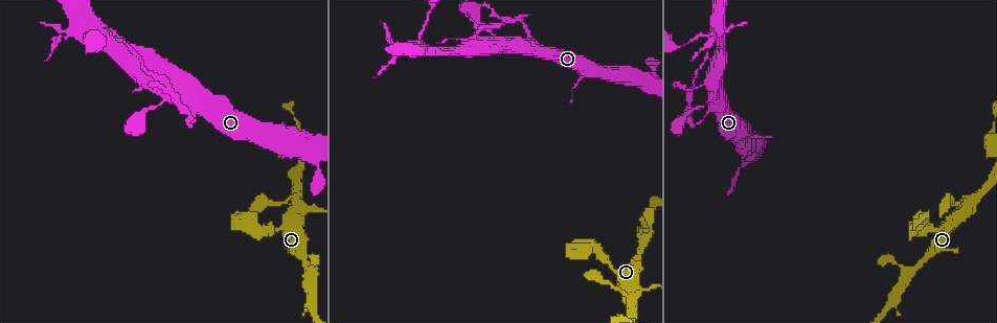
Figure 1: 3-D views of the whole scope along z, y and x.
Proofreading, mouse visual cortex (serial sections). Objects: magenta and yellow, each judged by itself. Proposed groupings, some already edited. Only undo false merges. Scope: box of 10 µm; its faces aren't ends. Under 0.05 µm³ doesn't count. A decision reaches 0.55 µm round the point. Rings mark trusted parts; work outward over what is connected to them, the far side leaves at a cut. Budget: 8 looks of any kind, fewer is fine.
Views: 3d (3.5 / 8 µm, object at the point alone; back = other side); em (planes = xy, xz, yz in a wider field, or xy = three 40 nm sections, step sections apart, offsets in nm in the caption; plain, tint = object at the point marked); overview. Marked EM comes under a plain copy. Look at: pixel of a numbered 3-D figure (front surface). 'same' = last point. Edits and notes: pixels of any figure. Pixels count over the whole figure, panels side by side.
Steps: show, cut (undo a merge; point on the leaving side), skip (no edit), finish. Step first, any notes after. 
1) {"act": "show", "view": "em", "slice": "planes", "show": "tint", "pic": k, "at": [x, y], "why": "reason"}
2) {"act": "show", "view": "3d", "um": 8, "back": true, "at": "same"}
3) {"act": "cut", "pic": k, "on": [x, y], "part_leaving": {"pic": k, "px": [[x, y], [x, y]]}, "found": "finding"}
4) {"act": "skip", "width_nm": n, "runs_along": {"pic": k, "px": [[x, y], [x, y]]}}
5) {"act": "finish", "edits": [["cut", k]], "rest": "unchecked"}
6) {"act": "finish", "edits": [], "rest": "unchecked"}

{"act": "show", "view": "3d", "um": 3.5, "pic": 1, "at": [192, 113], "why": "three arms meet"}

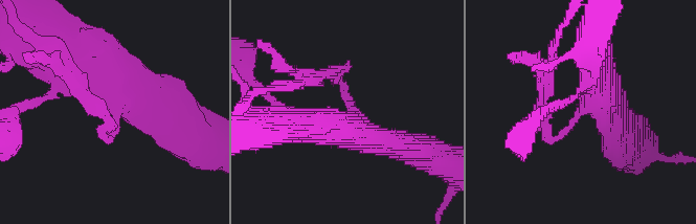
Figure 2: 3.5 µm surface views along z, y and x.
{"act": "show", "view": "em", "slice": "planes", "show": "tint", "pic": 2, "at": [348, 110], "arms": 3, "arm_widths_nm": [150, 450, 500], "why": "need the tissue"}

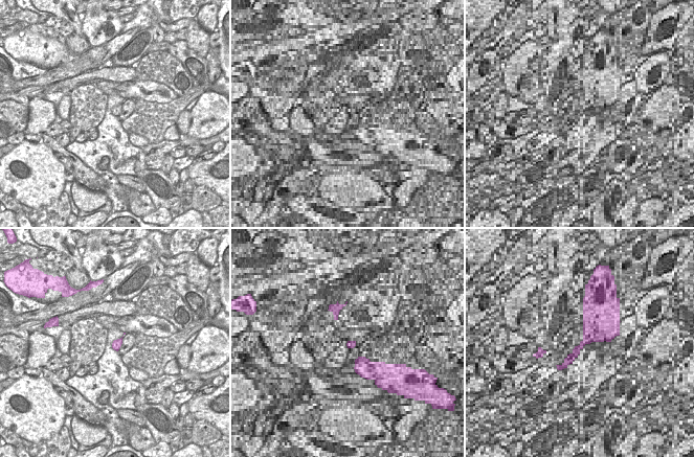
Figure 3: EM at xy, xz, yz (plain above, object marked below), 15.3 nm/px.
{"act": "cut", "pic": 2, "on": [271, 50], "found": "a second cell is stuck on"}

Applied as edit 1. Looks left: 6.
{"act": "show", "view": "3d", "um": 3.5, "back": true, "pic": 1, "at": [432, 50], "why": "sharp bend"}

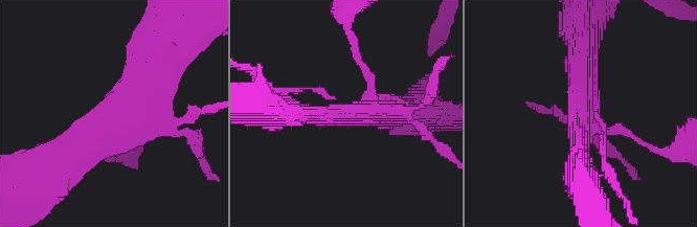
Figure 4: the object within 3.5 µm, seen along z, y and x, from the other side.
{"act": "show", "view": "em", "slice": "xy", "step": 1, "show": "tint", "pic": 4, "at": [119, 127], "why": "now the EM"}

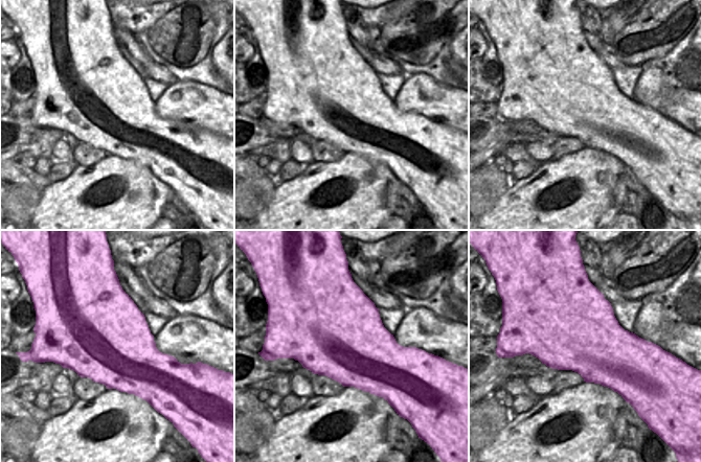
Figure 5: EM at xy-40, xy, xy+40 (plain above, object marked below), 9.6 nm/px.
{"act": "skip", "width_nm": 900, "runs_along": {"pic": 4, "px": [[61, 165], [119, 127], [157, 66]]}, "found": "continuous, no second cell"}

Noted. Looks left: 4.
{"act": "show", "view": "3d", "um": 3.5, "pic": 1, "at": [962, 211], "why": "thin neck"}

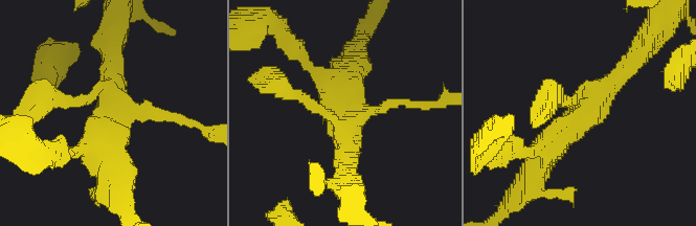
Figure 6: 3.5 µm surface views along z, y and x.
{"act": "show", "view": "em", "slice": "xy", "step": 5, "show": "tint", "pic": 6, "at": [581, 117], "arms": 4, "arm_widths_nm": [150, 150, 300, 450]}

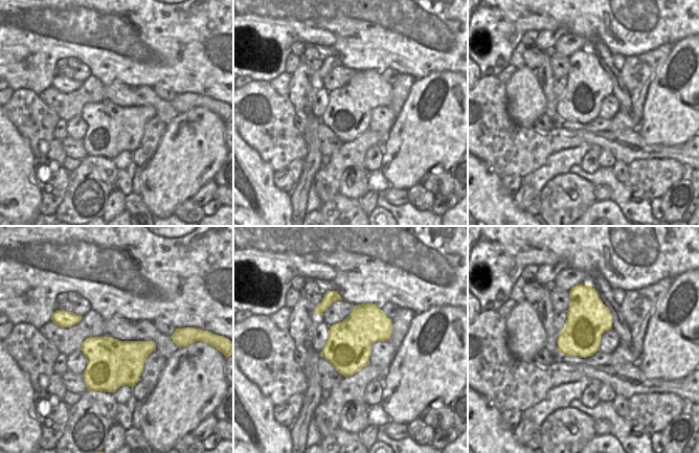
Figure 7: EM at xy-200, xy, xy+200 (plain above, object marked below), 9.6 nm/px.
{"act": "skip", "runs_along": {"pic": 6, "px": [[536, 173], [548, 147], [629, 64]]}, "found": "continuous, no second cell"}

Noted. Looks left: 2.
{"act": "finish", "edits": [["cut", 2]], "rest": "unchecked"}

